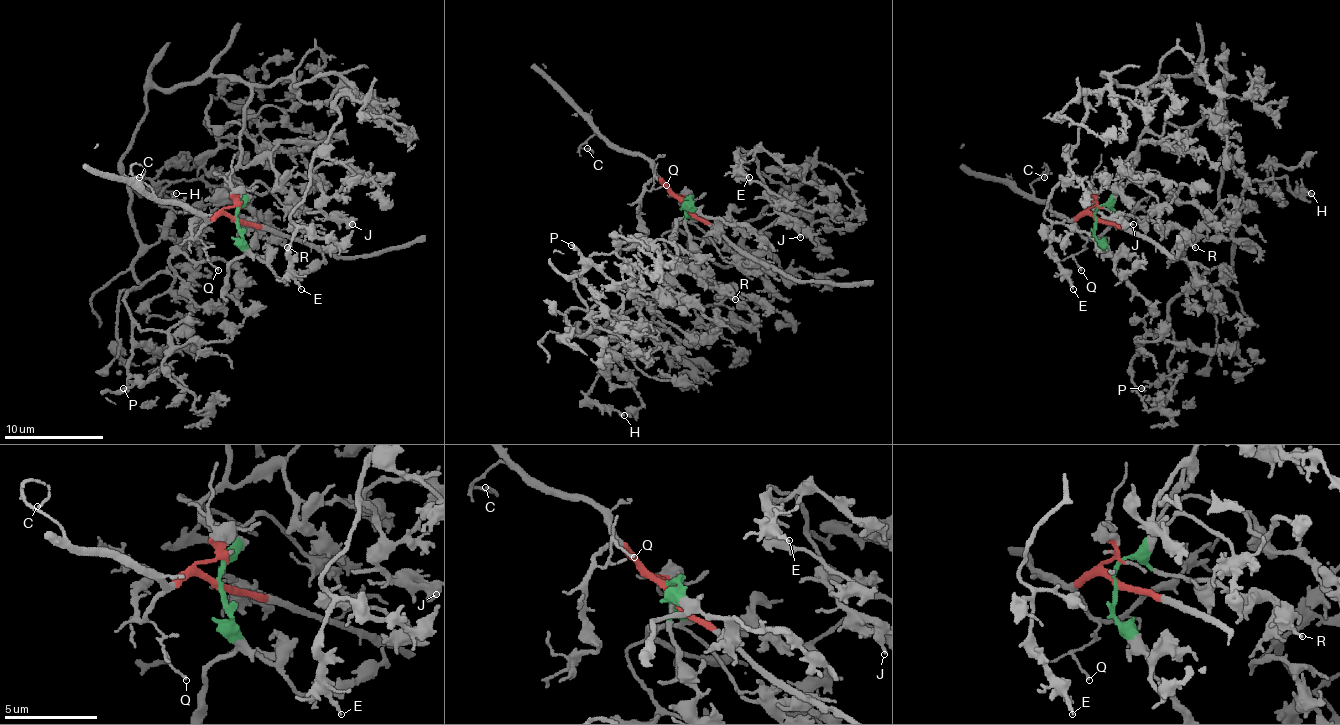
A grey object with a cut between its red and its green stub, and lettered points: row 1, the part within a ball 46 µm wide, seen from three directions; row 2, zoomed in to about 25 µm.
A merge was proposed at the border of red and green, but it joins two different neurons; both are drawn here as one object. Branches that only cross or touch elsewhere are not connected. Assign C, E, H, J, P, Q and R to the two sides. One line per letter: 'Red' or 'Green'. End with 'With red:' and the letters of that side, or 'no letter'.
C: Red
E: Green
H: Green
J: Green
P: Green
Q: Red
R: Green
With red: C, Q

